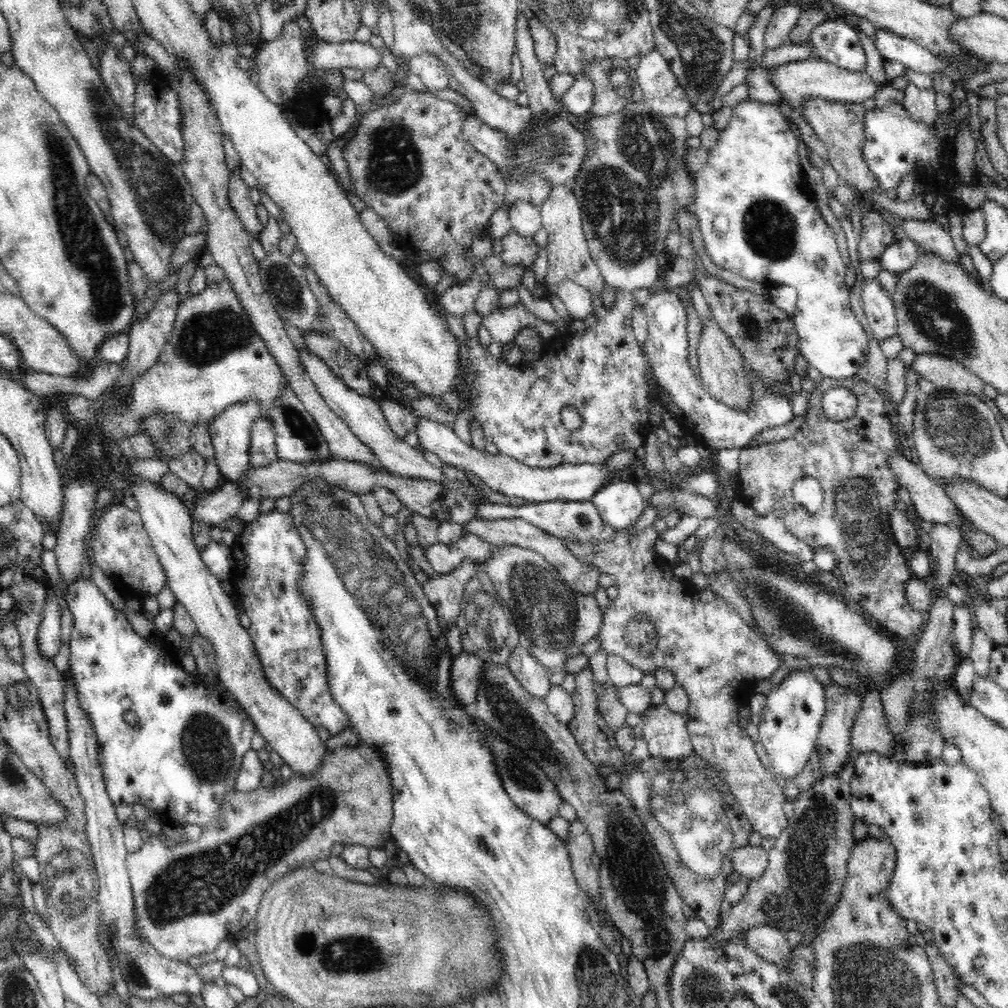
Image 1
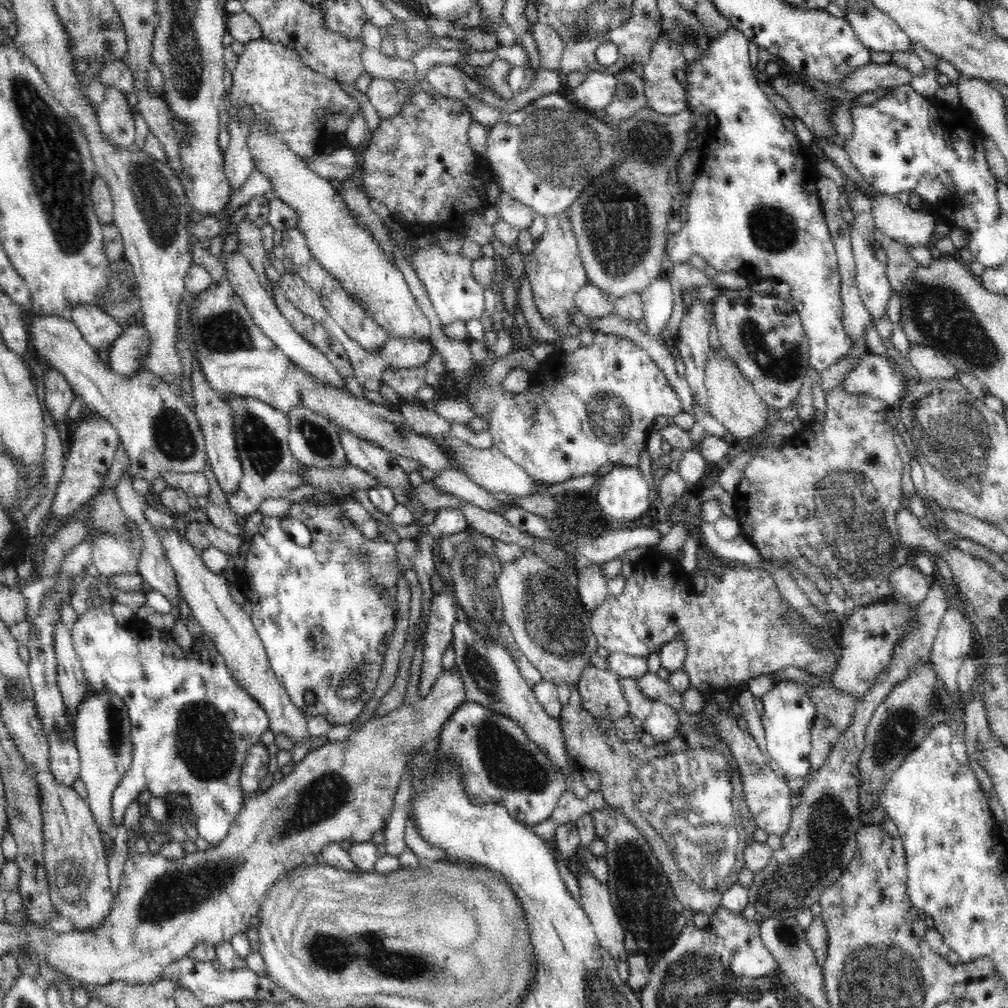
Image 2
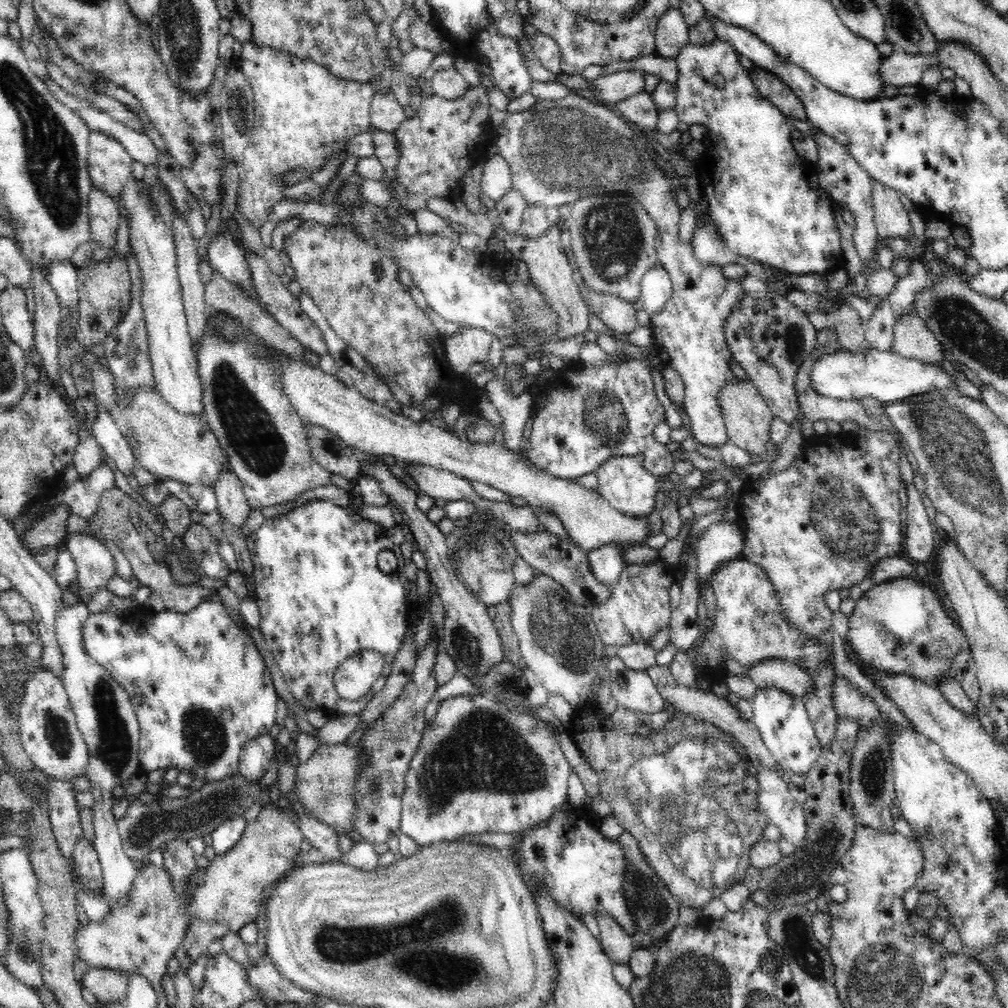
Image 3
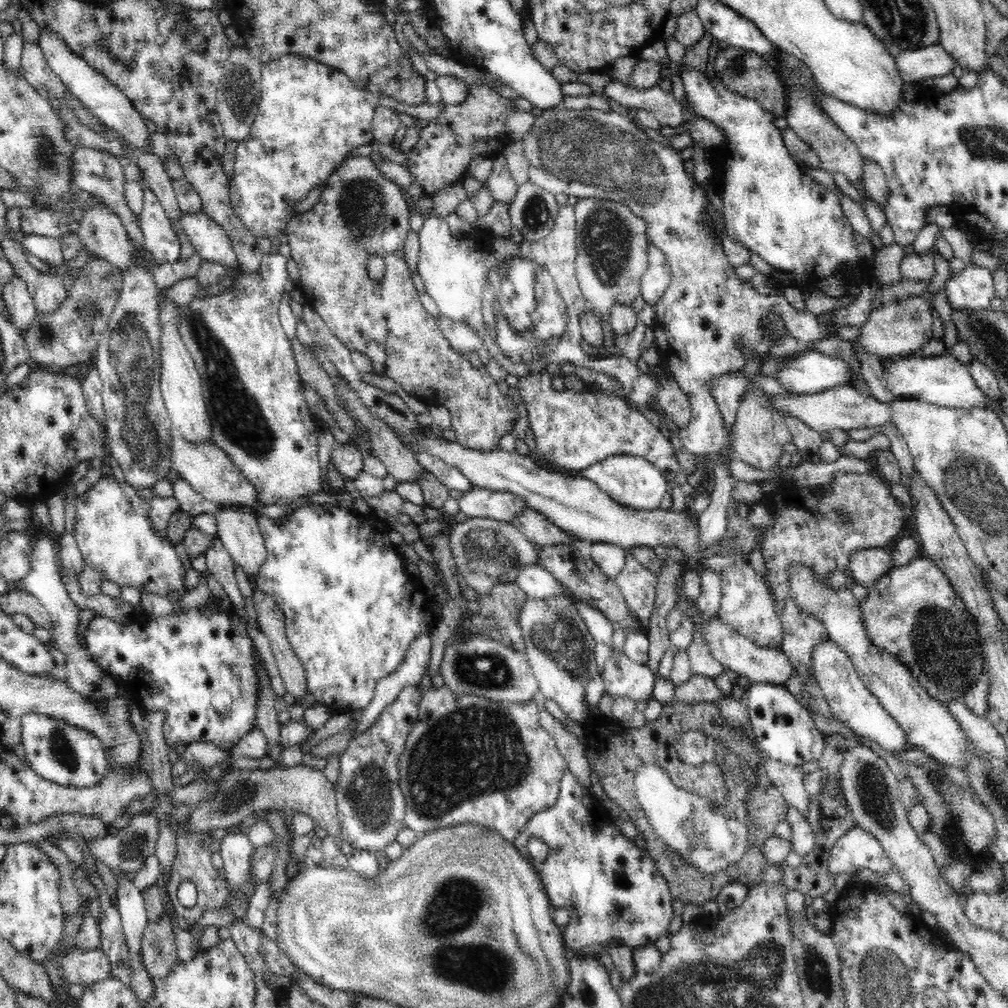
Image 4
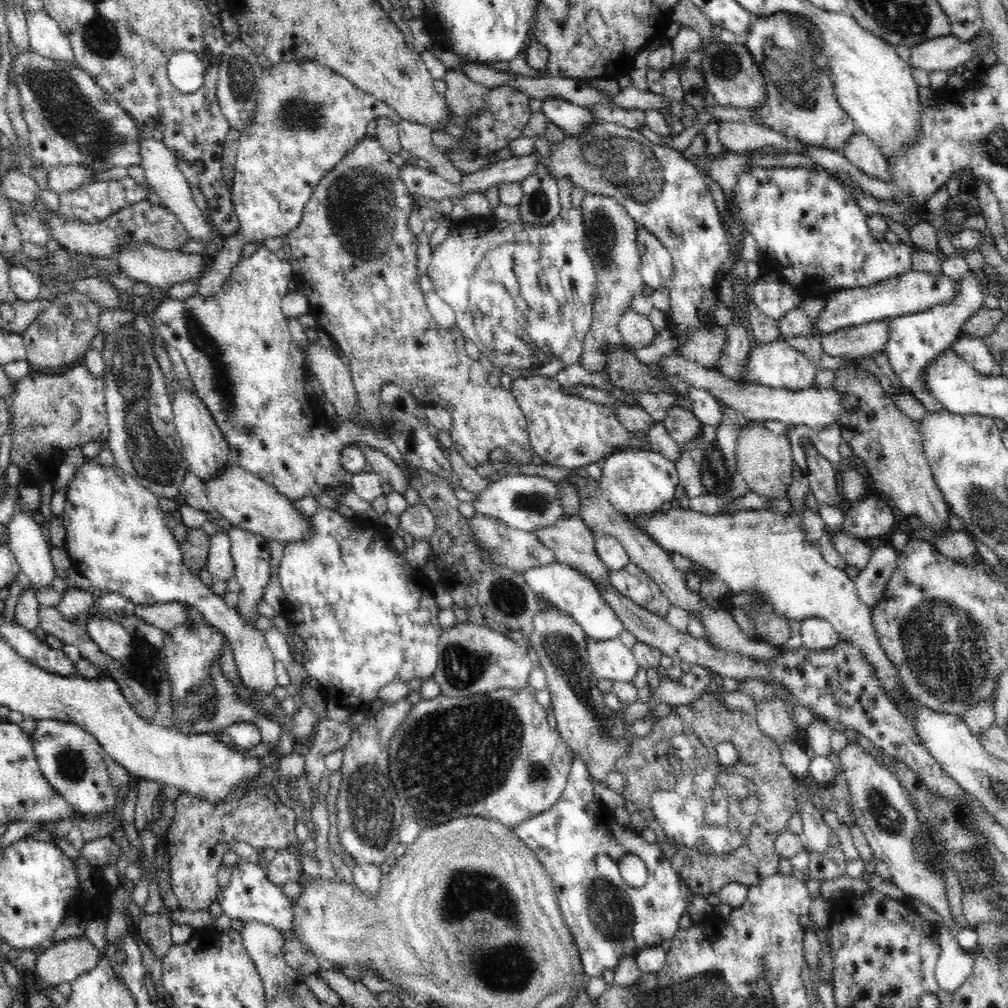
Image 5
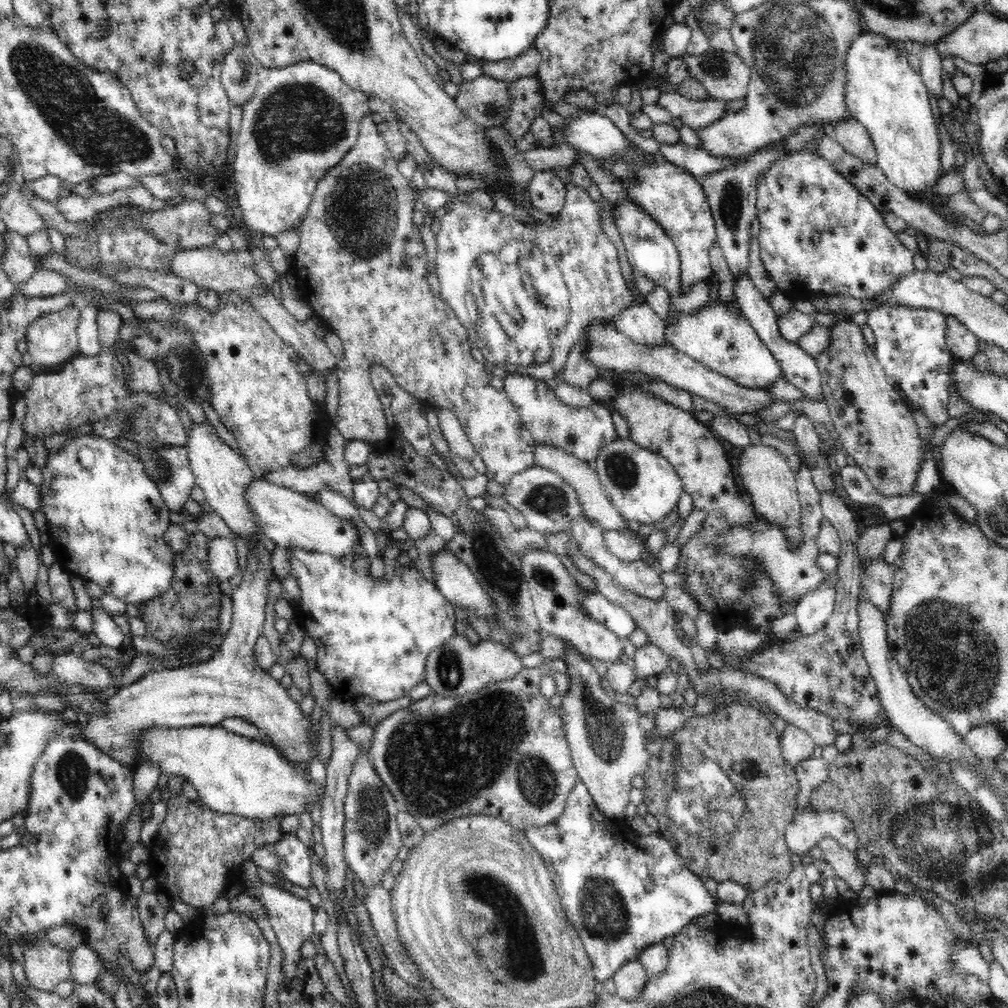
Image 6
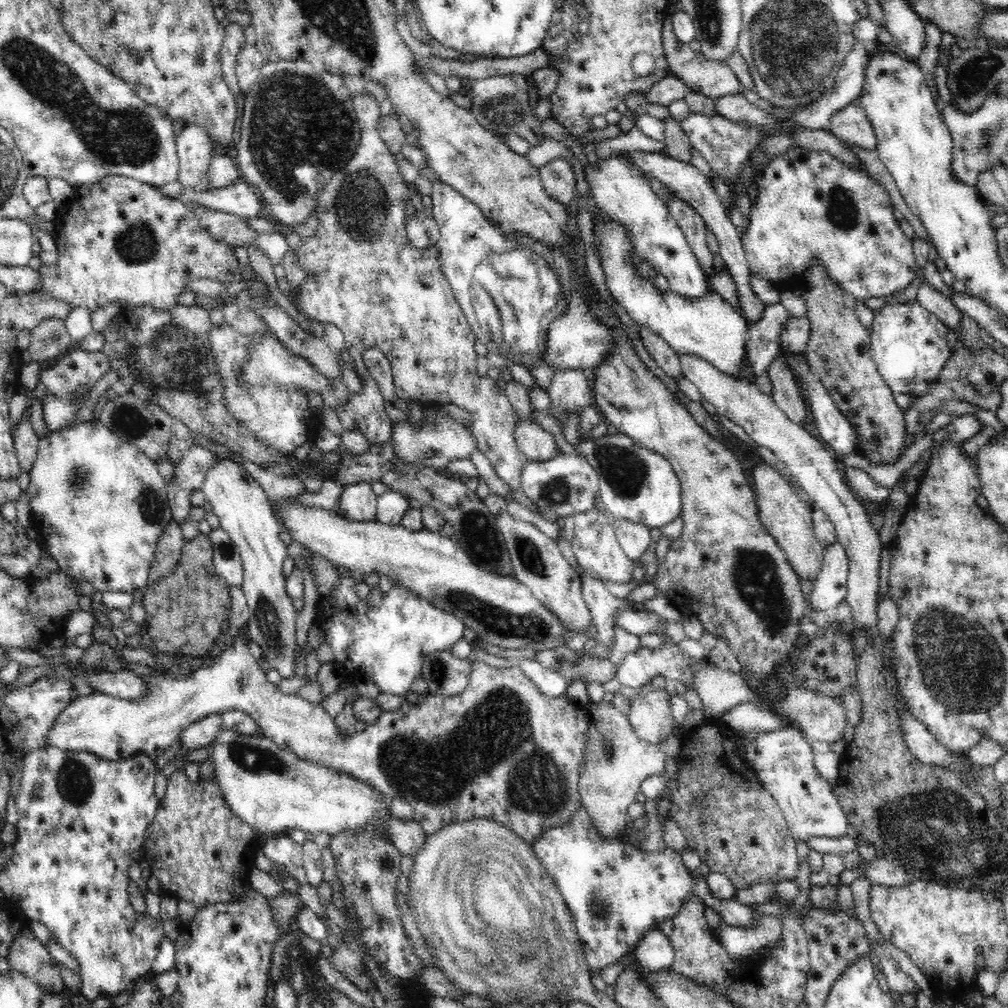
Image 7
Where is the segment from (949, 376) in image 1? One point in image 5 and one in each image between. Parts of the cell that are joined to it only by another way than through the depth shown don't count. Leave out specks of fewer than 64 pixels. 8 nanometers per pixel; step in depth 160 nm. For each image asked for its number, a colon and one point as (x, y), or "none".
2: (930, 363)
3: (912, 339)
4: (899, 328)
5: (861, 340)

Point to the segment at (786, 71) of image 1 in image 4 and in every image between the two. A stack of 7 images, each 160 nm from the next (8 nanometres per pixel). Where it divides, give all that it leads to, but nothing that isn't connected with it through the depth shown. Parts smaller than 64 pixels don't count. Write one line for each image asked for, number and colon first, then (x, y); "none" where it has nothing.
2: (866, 78)
3: (900, 69)
4: (912, 65)

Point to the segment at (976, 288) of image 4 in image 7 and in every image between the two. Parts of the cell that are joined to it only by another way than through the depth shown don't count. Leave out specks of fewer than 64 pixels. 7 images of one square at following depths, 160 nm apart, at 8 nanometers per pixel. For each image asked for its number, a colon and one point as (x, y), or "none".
5: (915, 339)
6: (909, 343)
7: (909, 344)

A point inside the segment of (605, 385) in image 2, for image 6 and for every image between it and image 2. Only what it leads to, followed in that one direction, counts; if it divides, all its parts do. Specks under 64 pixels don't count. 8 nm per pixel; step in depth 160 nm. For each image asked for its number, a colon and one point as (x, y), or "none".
3: (610, 411)
4: (575, 431)
5: (568, 431)
6: (580, 432)

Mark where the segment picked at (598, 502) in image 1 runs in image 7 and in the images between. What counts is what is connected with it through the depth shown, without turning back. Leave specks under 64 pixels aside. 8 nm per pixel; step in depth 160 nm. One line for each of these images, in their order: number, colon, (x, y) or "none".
2: (623, 496)
3: (623, 482)
4: (632, 482)
5: (635, 482)
6: (642, 486)
7: (638, 485)

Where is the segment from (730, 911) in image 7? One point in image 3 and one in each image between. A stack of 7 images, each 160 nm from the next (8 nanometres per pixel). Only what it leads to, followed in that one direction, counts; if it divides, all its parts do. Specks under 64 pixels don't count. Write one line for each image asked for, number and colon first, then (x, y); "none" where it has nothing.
3: (584, 869)
4: (611, 887)
5: (578, 841)
6: (622, 891)

